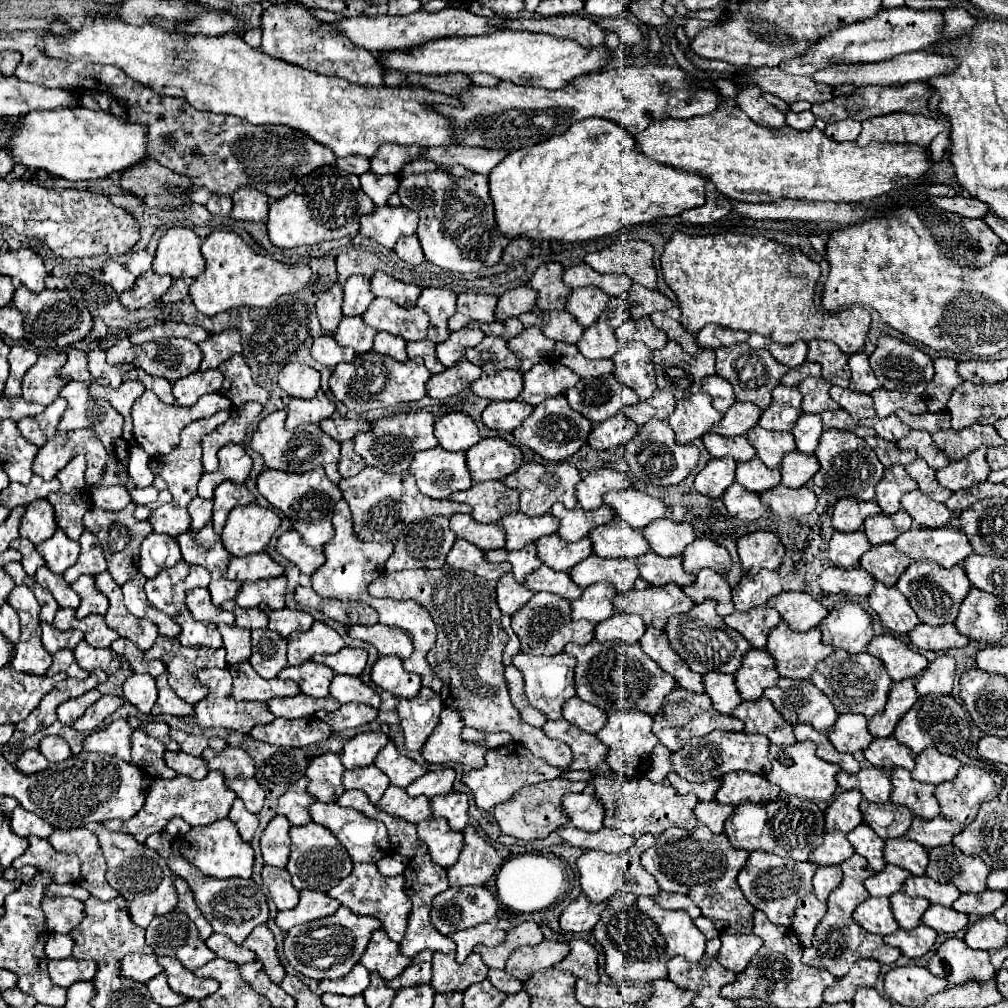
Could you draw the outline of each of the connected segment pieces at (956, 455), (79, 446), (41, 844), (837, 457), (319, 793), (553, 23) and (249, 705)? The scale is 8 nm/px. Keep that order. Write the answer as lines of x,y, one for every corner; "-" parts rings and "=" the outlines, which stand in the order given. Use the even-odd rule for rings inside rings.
969,426
963,430
939,430
933,434
935,444
943,450
949,460
961,460
969,452
977,450
981,444
985,446
1001,446
1005,440
997,434
993,426
=
73,430
73,432
55,432
55,436
49,440
49,444
43,444
33,460
33,472
39,474
43,480
51,480
57,476
61,468
67,466
67,462
77,456
85,454
87,458
87,484
97,484
105,474
105,460
107,452
97,440
97,434
93,430
=
29,836
29,848
23,856
19,856
17,860
13,860
13,868
21,868
21,866
35,866
39,870
47,870
53,872
55,882
59,884
73,884
77,882
79,876
79,860
73,854
65,854
65,852
57,852
47,840
37,838
37,836
=
829,428
821,434
819,446
815,450
815,456
821,464
819,472
813,476
815,486
825,488
827,492
835,494
837,498
855,498
855,500
873,500
875,498
875,486
883,476
883,464
879,462
877,454
869,444
855,436
853,432
=
325,752
325,754
317,756
307,768
309,794
321,802
337,802
339,796
345,792
345,788
341,784
343,772
345,772
345,768
341,764
339,754
=
579,14
571,16
551,16
551,18
507,18
503,20
503,28
509,30
549,30
557,36
569,36
585,48
593,48
597,44
605,44
605,32
589,18
581,18
=
205,668
199,672
199,680
209,688
209,694
195,704
195,718
201,728
231,728
241,734
247,734
257,724
269,724
275,720
275,716
269,712
267,702
237,702
233,700
232,676
229,676
229,669

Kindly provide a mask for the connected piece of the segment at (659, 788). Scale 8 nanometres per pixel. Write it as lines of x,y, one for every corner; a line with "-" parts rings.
601,776
593,780
593,786
595,786
595,794
605,806
605,826
619,828
635,838
641,834
659,836
671,826
693,830
697,824
693,814
693,808
699,802
697,796
693,794
681,796
675,792
673,786
653,784
647,778
631,778
627,782
617,782
617,780
601,780

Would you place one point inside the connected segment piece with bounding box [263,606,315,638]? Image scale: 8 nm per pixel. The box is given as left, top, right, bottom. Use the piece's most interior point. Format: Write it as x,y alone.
286,621

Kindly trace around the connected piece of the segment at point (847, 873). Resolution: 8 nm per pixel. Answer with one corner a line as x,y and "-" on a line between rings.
859,854
851,856
849,860
845,860
841,864
843,868
843,882
837,888
837,892
833,892
827,900
829,910
827,914
821,918
821,922
815,928
815,936
813,936
813,946
803,950
803,964
807,966
815,966
815,968
825,968
829,970
835,978
841,978
849,972
849,968
861,960
861,958
875,958
881,964
891,964
899,958
899,948
895,946
887,946
883,942
883,938
879,934
871,934
867,930
863,930
855,920
853,920
853,912
855,908
869,898
869,892
865,890
863,882
873,874
873,868
867,864
867,860

